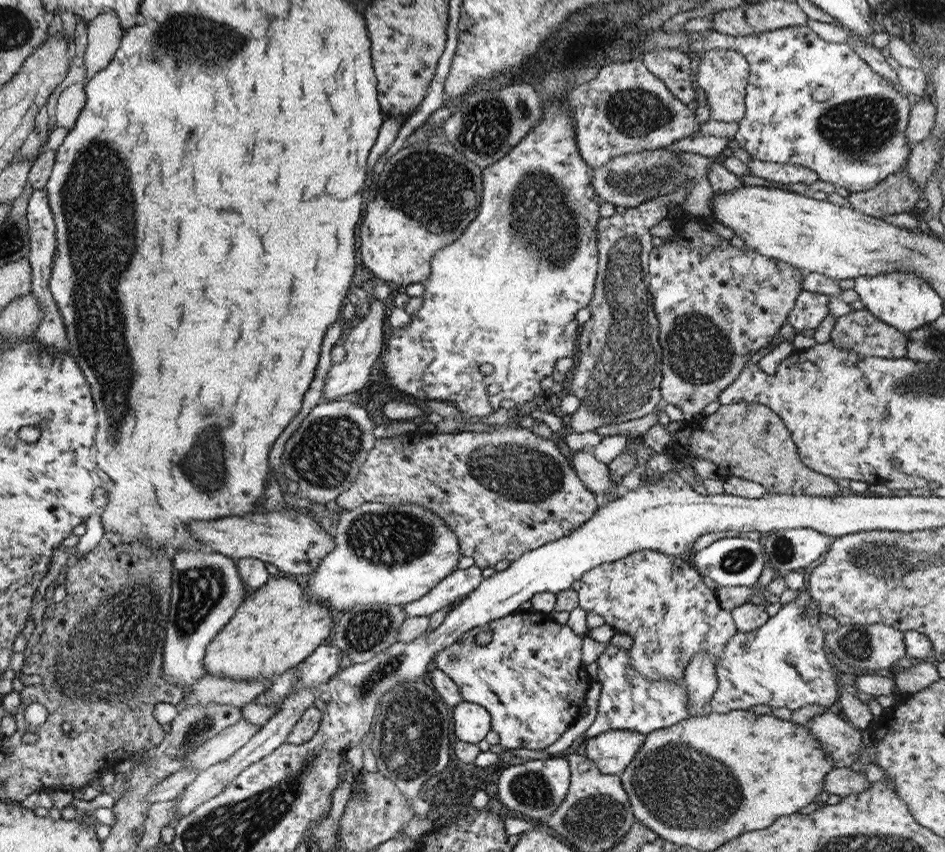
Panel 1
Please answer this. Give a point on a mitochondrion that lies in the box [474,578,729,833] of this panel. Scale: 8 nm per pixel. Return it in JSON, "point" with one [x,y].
{"point":[531,789]}

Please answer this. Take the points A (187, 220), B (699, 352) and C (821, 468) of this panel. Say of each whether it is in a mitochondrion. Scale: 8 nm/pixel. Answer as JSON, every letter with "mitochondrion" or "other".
{"A":"other","B":"mitochondrion","C":"other"}

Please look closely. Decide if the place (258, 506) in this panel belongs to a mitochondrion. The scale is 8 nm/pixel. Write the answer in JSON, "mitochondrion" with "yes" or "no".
{"mitochondrion":"no"}

